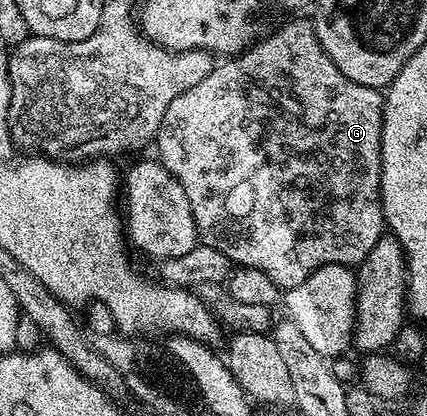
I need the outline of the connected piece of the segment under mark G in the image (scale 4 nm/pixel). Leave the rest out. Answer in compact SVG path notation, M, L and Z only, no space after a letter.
M307 16L292 17L295 18L292 22L277 27L268 38L260 37L242 54L220 61L213 72L201 80L201 84L181 92L181 96L177 96L177 100L165 108L157 139L158 161L178 180L181 188L185 188L185 196L189 196L189 208L193 208L193 220L199 233L198 241L223 252L236 267L260 269L283 292L304 284L322 265L358 267L365 256L369 256L369 248L373 248L373 244L377 244L377 240L385 234L383 202L379 198L384 95L374 86L349 80L349 76L345 76L345 72L333 64L325 48L321 48L314 21L310 17L303 17Z

